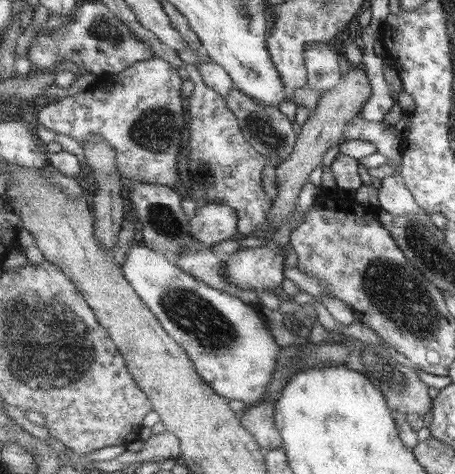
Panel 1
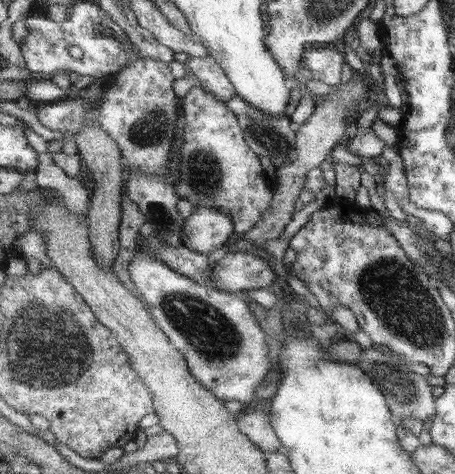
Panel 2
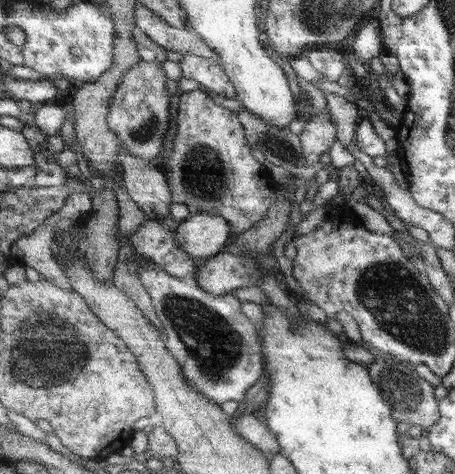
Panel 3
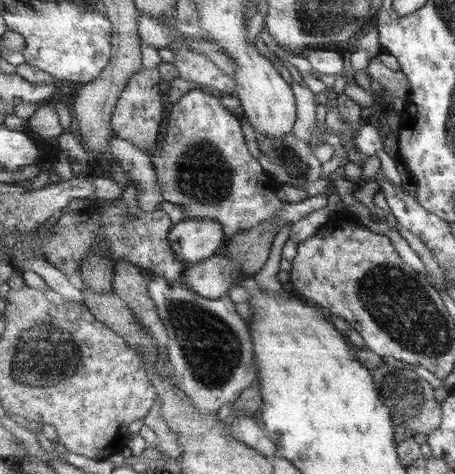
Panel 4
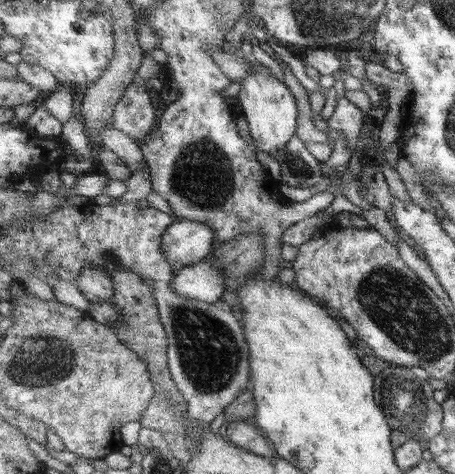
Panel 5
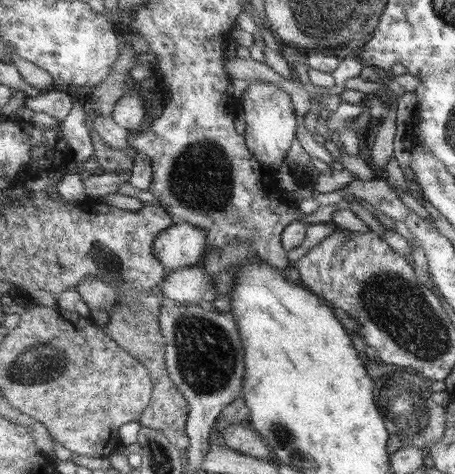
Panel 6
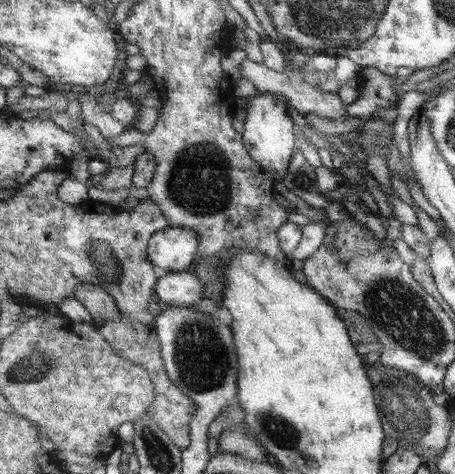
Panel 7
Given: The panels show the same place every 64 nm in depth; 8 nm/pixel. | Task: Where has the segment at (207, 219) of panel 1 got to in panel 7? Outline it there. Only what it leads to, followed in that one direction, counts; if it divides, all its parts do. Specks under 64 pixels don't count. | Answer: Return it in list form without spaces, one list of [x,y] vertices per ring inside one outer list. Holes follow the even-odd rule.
[[[167,227],[153,235],[147,255],[161,272],[183,272],[197,262],[199,233],[189,227]]]

